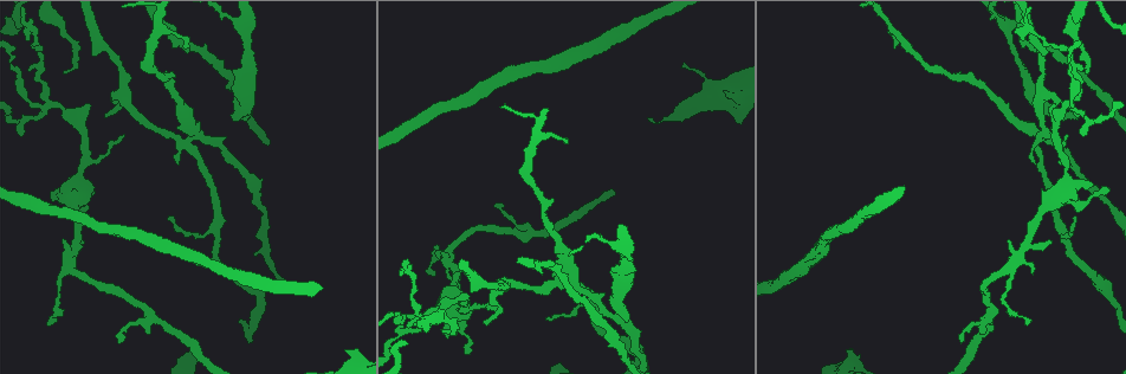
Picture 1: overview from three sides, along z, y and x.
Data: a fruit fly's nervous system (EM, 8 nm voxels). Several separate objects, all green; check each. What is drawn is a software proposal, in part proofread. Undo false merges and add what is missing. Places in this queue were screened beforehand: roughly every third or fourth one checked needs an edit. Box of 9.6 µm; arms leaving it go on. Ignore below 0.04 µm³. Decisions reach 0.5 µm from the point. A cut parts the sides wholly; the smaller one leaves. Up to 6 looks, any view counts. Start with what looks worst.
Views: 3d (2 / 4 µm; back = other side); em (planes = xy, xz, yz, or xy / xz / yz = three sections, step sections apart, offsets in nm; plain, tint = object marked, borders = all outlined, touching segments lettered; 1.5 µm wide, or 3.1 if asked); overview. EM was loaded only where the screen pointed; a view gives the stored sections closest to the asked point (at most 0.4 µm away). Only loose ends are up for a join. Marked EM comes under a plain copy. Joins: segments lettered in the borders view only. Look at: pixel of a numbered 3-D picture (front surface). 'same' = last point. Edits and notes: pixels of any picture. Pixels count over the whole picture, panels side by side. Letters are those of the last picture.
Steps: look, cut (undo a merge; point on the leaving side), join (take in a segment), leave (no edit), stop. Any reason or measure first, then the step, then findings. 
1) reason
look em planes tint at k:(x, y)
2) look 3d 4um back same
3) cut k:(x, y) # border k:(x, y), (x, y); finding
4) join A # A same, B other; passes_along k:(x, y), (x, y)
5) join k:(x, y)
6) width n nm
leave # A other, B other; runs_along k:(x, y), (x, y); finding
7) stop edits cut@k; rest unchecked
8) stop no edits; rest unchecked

free end
look em planes tint at 1:(247, 117)

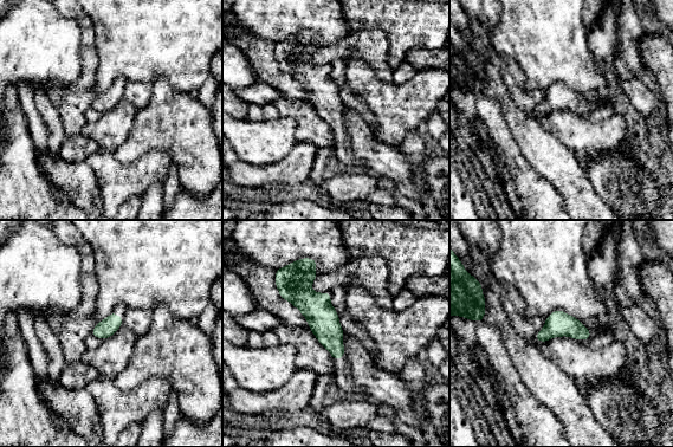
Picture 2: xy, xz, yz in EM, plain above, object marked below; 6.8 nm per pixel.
look em planes borders same

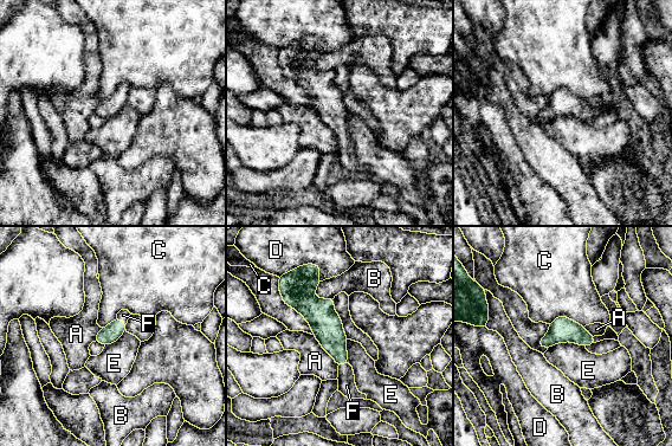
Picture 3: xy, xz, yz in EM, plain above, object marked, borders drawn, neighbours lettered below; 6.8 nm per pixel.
join 3:(123, 315) # A other, B other, C other, D other, E other, F same; passes_along 3:(110, 334), (122, 322), (123, 315); it goes on there

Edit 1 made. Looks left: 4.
look 3d 4um at 1:(187, 146)

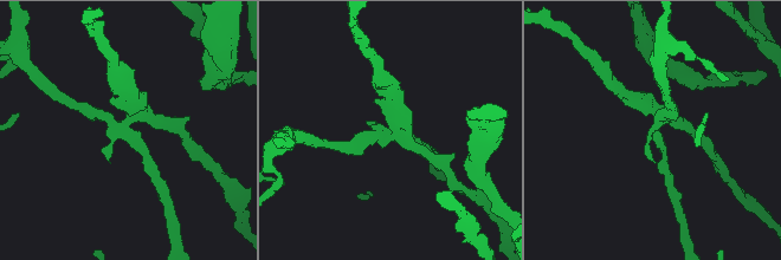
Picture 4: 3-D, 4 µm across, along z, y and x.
shape alone is not enough
look em xy step 4 tint at 4:(657, 132)

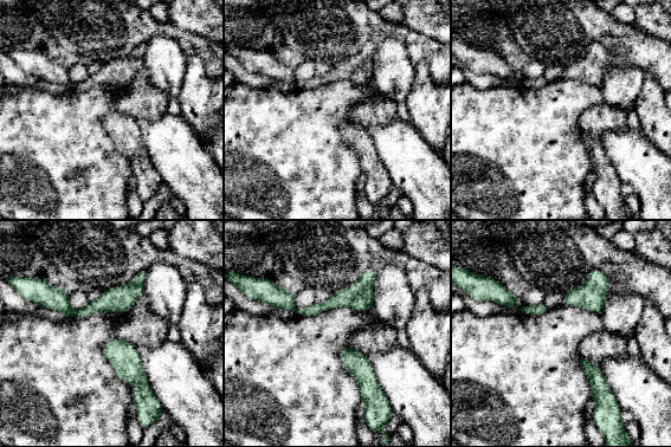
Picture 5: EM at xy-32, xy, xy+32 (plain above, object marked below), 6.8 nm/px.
cut it another way
look em planes borders same

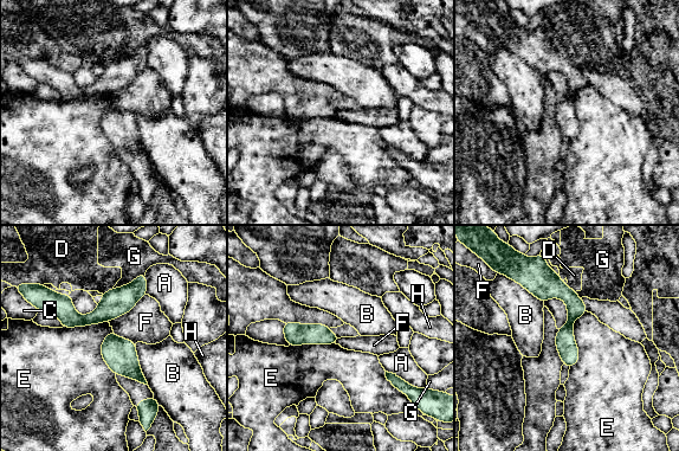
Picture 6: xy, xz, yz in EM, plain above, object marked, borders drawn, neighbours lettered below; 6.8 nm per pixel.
cut 6:(116, 302) # A other, B other, C other, D other, E other, F other, G other, H other; two cells meet here

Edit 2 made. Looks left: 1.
stop edits join@3, cut@6; rest unchecked

